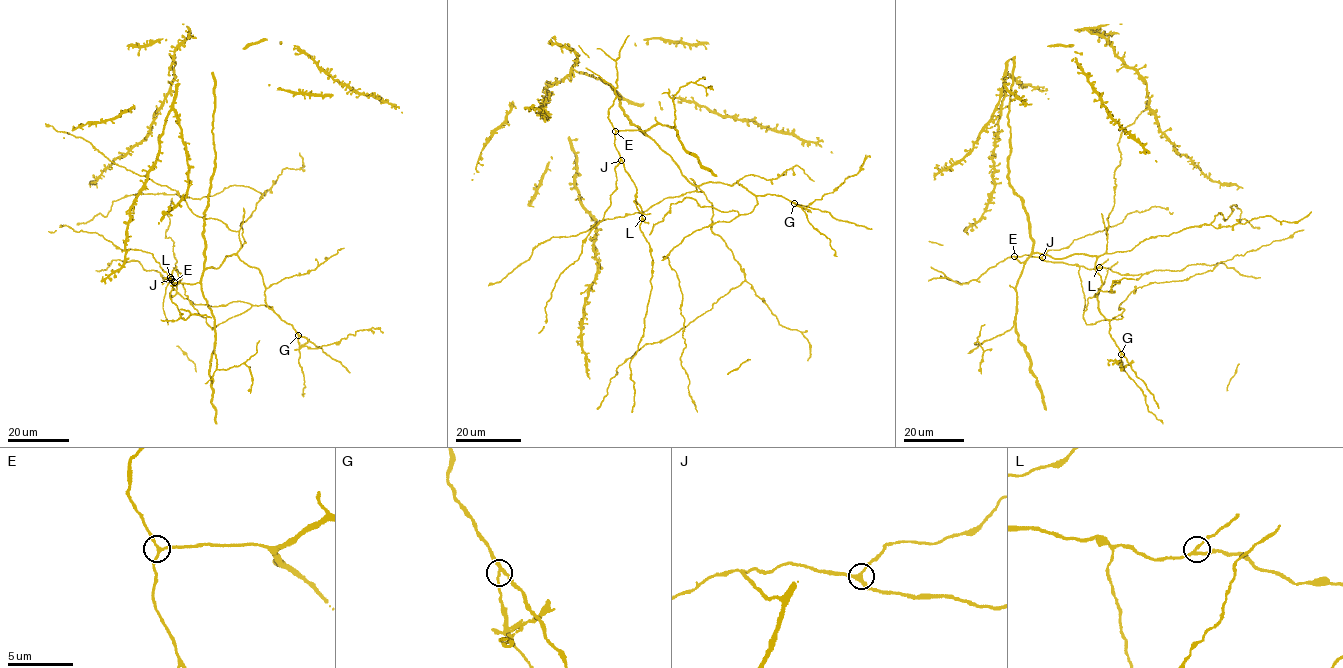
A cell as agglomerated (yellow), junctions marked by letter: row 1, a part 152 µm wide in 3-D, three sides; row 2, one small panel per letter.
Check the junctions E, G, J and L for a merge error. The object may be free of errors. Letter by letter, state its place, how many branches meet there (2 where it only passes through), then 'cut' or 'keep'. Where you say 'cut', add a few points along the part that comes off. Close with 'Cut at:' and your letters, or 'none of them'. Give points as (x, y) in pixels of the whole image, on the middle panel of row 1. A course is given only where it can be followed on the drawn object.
E: at (615, 131); 3 branches meet; keep
G: at (794, 203); 3 branches meet; cut; foreign part runs (794, 203), (806, 207), (824, 194), (833, 192), (847, 177), (855, 175), (865, 157), (870, 157)
J: at (621, 160); 3 branches meet; keep
L: at (642, 218); 3 branches meet; keep
Cut at: G

